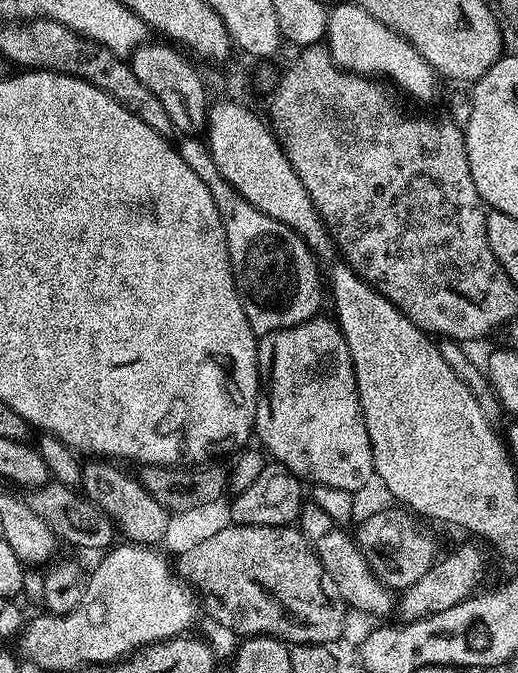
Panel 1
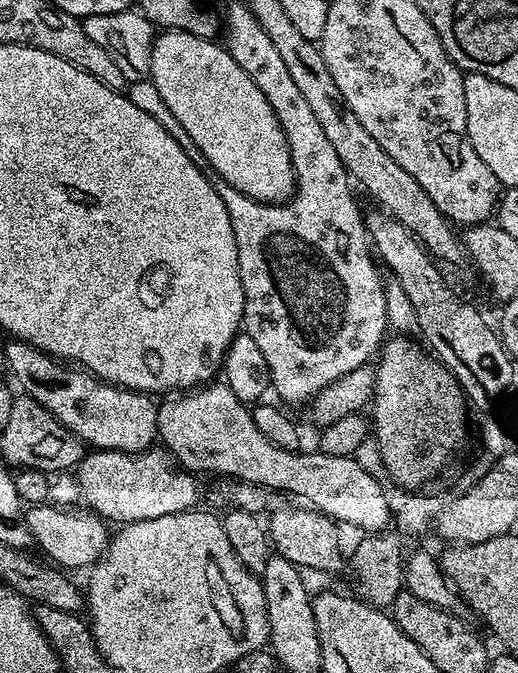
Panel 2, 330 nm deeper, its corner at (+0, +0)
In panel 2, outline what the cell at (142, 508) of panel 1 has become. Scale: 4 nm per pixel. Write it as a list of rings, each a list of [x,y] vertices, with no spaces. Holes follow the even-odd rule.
[[[15,338],[7,341],[4,356],[21,384],[23,395],[34,398],[66,430],[70,430],[89,449],[102,452],[147,452],[157,443],[158,404],[149,393],[119,388],[99,380],[91,372],[58,360],[32,344]]]

